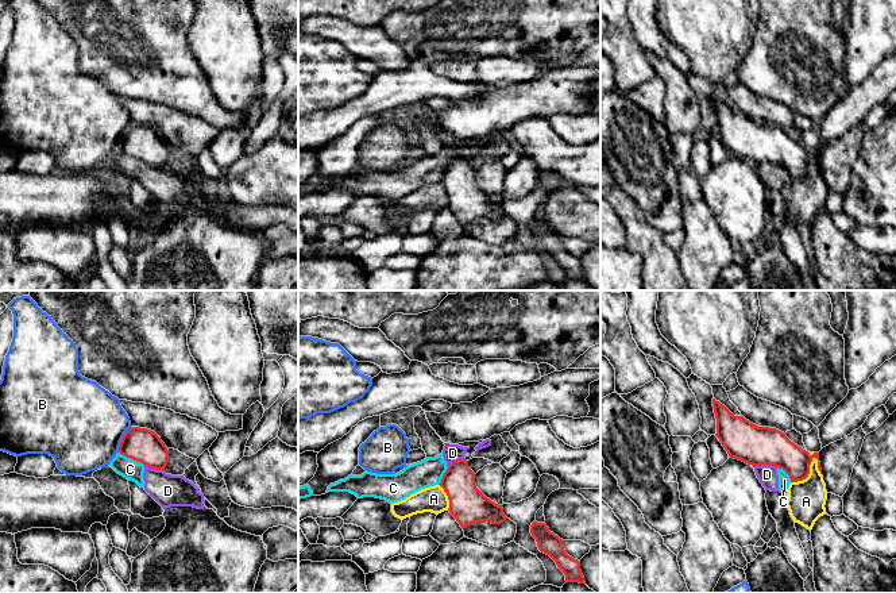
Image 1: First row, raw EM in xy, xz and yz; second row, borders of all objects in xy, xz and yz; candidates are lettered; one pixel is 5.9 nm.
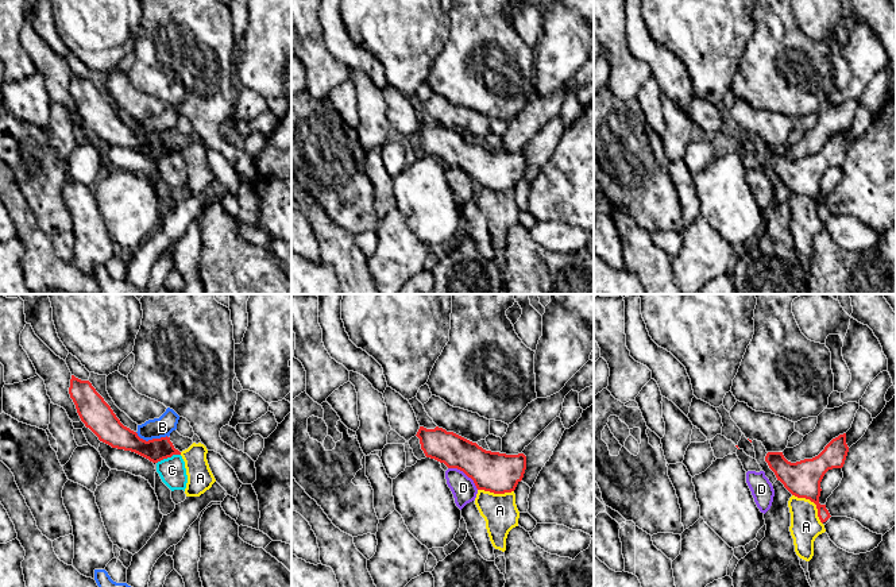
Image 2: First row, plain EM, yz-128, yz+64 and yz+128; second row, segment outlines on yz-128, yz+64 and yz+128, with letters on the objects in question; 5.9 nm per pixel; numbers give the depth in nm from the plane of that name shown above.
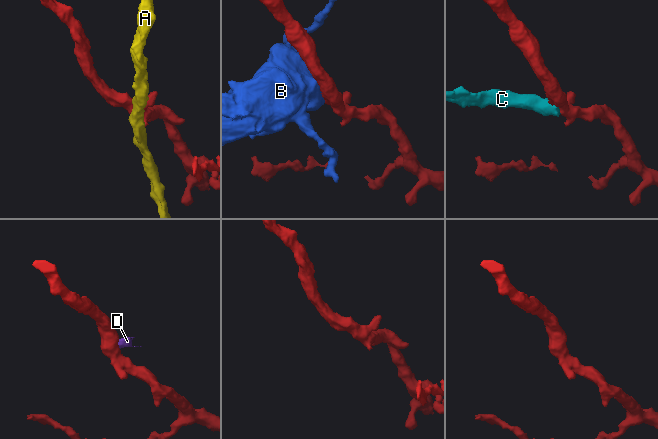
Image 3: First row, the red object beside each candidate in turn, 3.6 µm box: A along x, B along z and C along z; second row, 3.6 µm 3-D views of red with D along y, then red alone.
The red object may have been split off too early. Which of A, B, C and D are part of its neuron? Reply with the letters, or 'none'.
none

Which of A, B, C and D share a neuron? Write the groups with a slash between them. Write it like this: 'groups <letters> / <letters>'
groups A / B / C D

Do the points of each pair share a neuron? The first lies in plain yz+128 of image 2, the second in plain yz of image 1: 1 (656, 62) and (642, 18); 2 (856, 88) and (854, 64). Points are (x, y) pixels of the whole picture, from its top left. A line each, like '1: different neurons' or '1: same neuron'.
1: same neuron
2: same neuron

